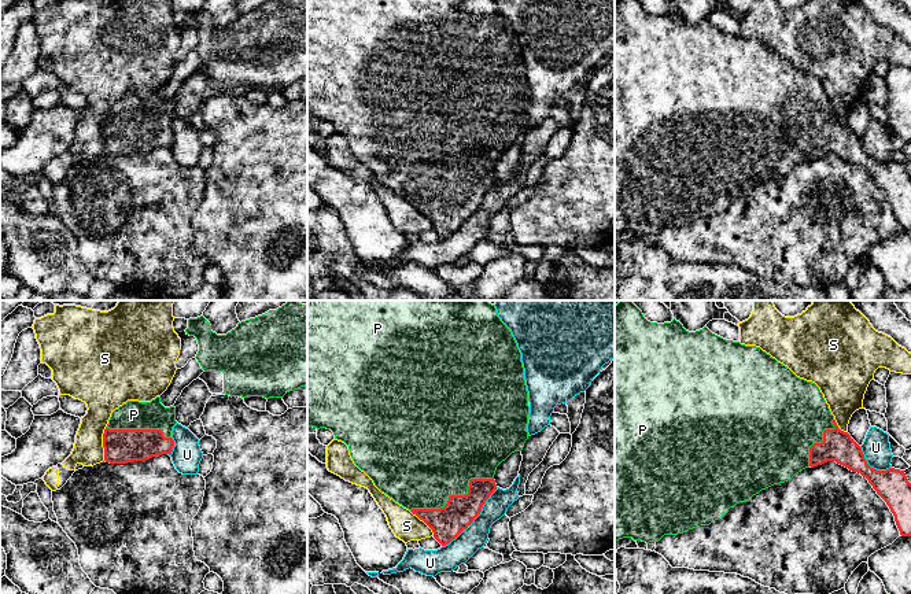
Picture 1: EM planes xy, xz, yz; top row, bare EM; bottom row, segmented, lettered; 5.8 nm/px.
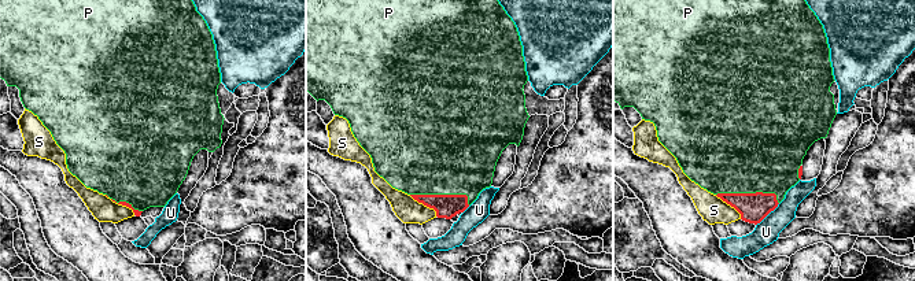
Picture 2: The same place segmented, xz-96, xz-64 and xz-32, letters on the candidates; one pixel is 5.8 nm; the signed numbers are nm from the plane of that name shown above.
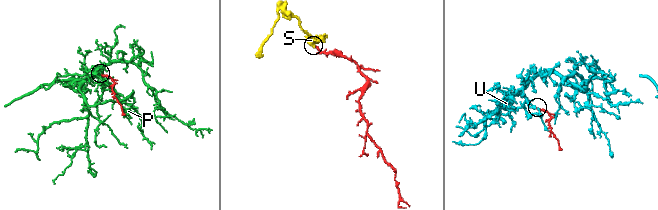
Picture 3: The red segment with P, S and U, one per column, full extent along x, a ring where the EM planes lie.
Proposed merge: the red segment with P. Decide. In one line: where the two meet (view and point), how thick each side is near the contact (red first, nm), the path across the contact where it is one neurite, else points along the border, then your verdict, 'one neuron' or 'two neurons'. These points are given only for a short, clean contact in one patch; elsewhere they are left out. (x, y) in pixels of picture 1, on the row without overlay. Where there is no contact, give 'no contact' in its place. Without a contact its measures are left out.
meets red in xz at (454, 188); 190 nm thick on the red side, 480 nm on the other; one neuron

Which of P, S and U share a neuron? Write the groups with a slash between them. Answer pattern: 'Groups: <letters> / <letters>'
Groups: P / S / U

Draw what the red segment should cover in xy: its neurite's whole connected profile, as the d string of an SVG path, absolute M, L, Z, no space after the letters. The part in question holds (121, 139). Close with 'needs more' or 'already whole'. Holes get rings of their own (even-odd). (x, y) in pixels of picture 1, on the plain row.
M161 89L151 95L128 93L111 106L103 126L104 154L128 156L171 147L176 100L165 100Z; needs more

